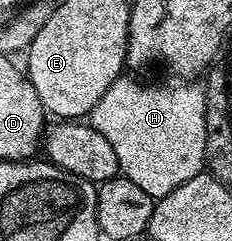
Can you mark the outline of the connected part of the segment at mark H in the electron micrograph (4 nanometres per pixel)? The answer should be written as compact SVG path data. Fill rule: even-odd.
M120 77L113 81L113 85L109 89L105 89L105 97L101 97L101 101L97 101L97 105L91 110L89 116L90 126L97 129L97 133L101 133L101 137L105 137L105 141L109 141L109 145L113 145L113 153L119 162L119 169L122 178L133 181L133 185L138 185L140 189L145 189L145 193L149 193L157 201L164 199L169 193L173 193L173 189L177 189L177 185L185 185L185 181L192 179L194 175L200 174L205 167L205 113L207 112L207 93L202 86L199 85L175 85L179 87L142 87L135 79L127 79L128 77Z

